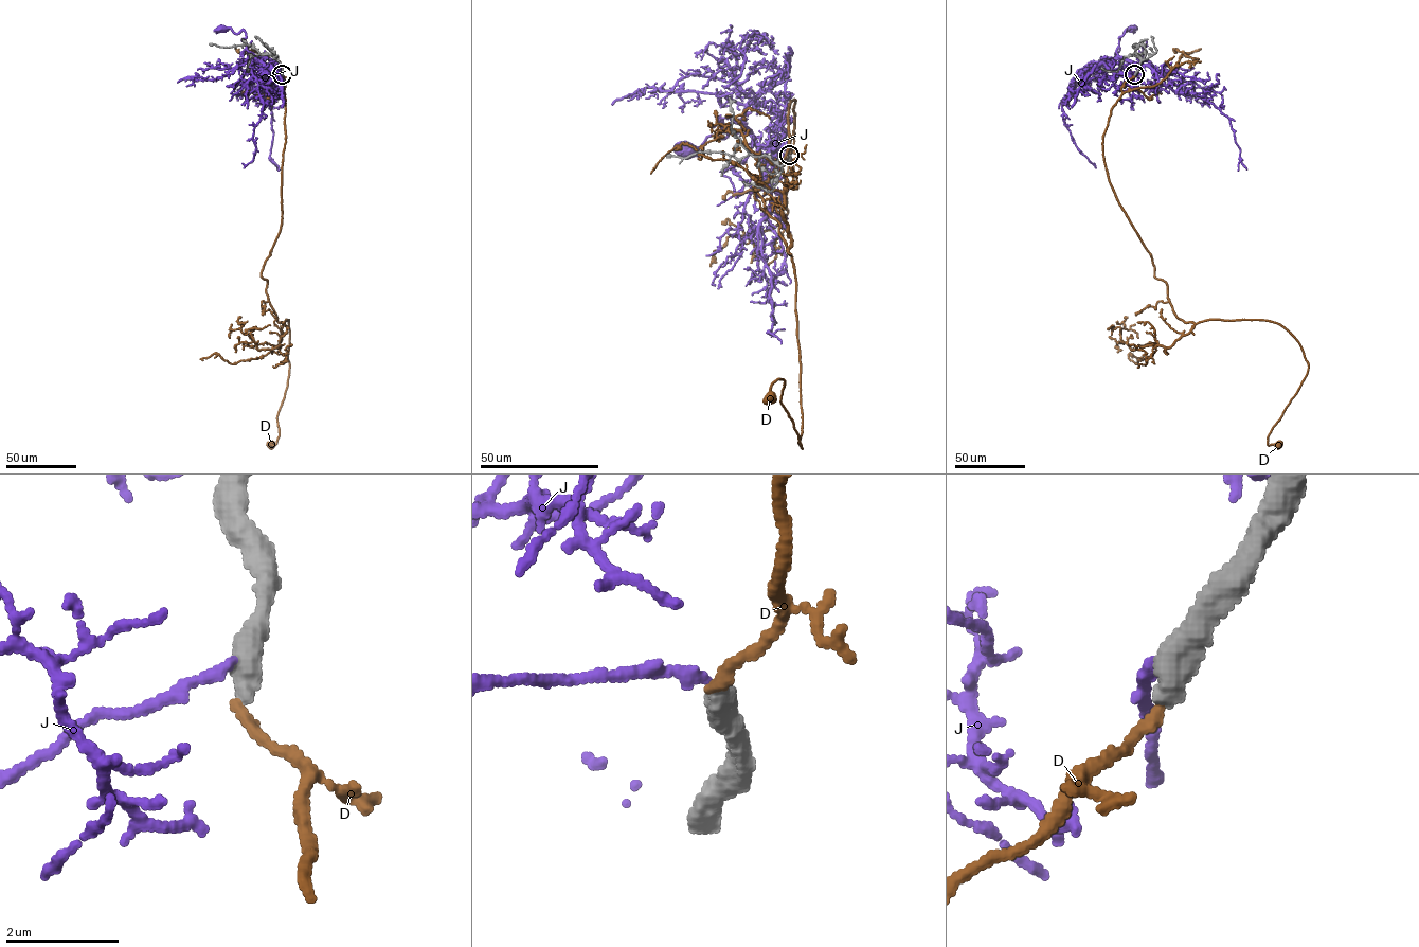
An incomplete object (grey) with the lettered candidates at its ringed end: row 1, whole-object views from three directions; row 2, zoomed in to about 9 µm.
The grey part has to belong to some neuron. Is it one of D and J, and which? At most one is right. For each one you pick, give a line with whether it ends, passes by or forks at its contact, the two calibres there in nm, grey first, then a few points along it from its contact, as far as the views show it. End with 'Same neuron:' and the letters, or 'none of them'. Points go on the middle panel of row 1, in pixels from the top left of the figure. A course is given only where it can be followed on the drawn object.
Same neuron: none of them

